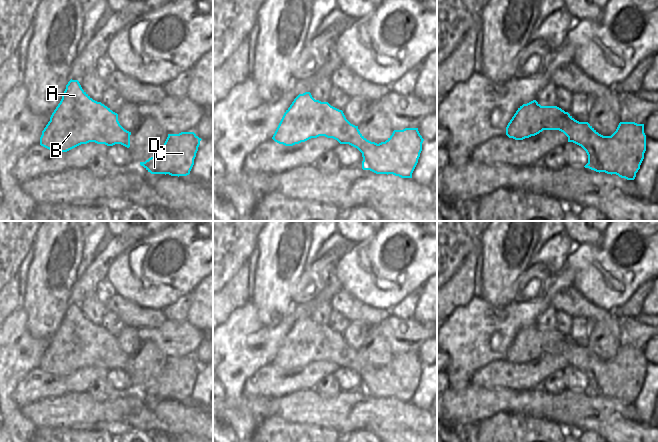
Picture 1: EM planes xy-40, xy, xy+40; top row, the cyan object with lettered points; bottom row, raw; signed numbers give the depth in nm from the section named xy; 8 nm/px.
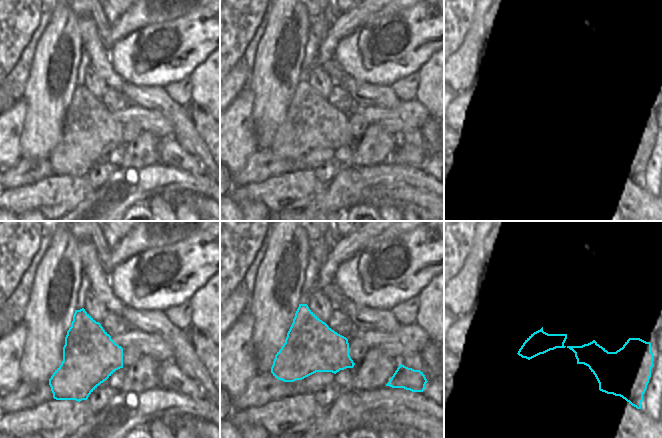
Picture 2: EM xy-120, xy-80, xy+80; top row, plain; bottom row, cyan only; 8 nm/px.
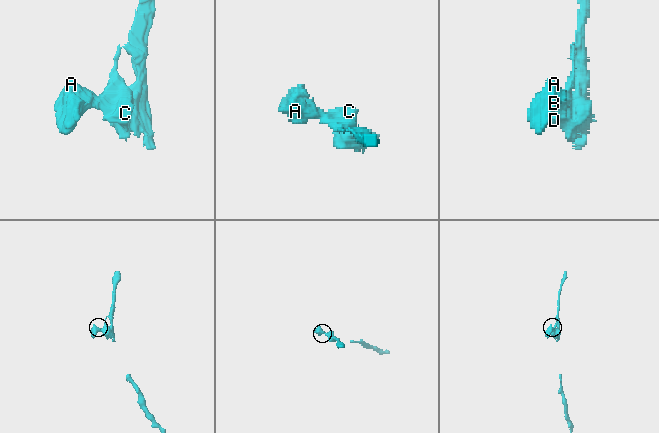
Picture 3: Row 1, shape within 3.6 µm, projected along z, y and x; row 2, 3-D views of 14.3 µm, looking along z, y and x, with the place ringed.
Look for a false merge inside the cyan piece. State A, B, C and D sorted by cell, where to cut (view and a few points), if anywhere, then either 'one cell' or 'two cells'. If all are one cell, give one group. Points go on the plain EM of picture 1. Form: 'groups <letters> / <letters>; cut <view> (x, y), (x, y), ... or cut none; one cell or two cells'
groups A B C D; cut none; one cell

